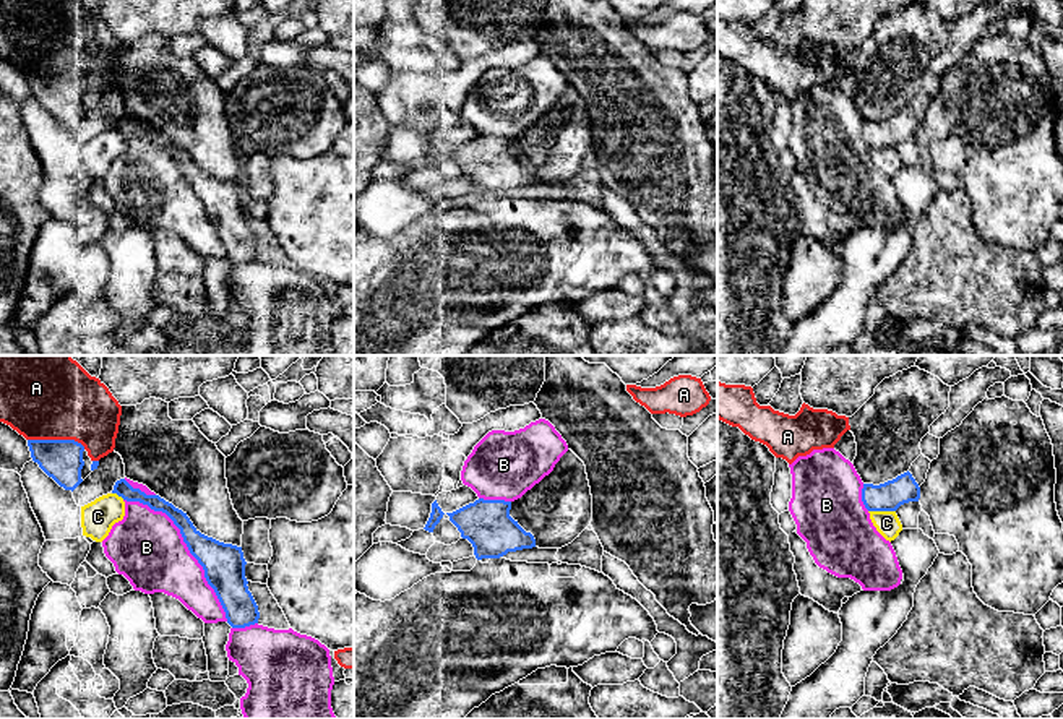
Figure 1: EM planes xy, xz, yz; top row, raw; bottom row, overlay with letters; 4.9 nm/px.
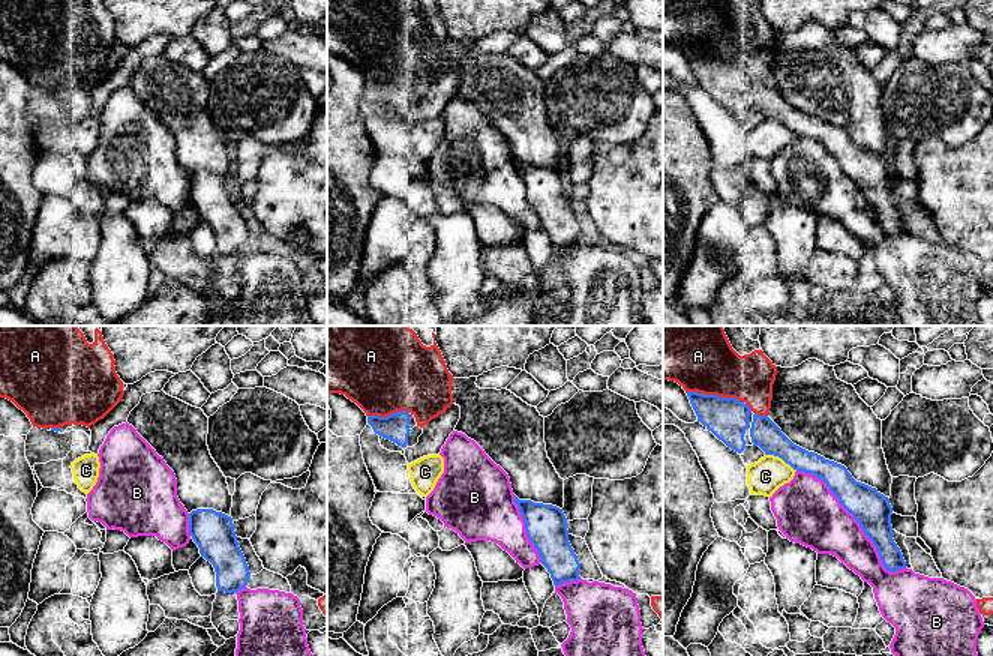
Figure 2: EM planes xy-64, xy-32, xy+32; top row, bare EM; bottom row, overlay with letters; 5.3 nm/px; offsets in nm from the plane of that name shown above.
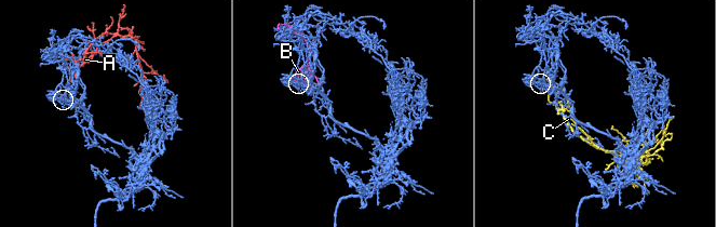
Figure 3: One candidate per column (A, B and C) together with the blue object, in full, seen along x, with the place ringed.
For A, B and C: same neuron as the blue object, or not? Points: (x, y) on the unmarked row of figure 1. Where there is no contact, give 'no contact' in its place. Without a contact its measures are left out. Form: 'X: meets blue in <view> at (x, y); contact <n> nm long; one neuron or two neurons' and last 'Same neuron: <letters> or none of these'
A: meets blue in xy at (57, 77); contact 300 nm long; two neurons
B: meets blue in xy at (187, 182); contact 800 nm long; two neurons
C: meets blue in yz at (882, 146); contact 140 nm long; two neurons
Same neuron: none of these

